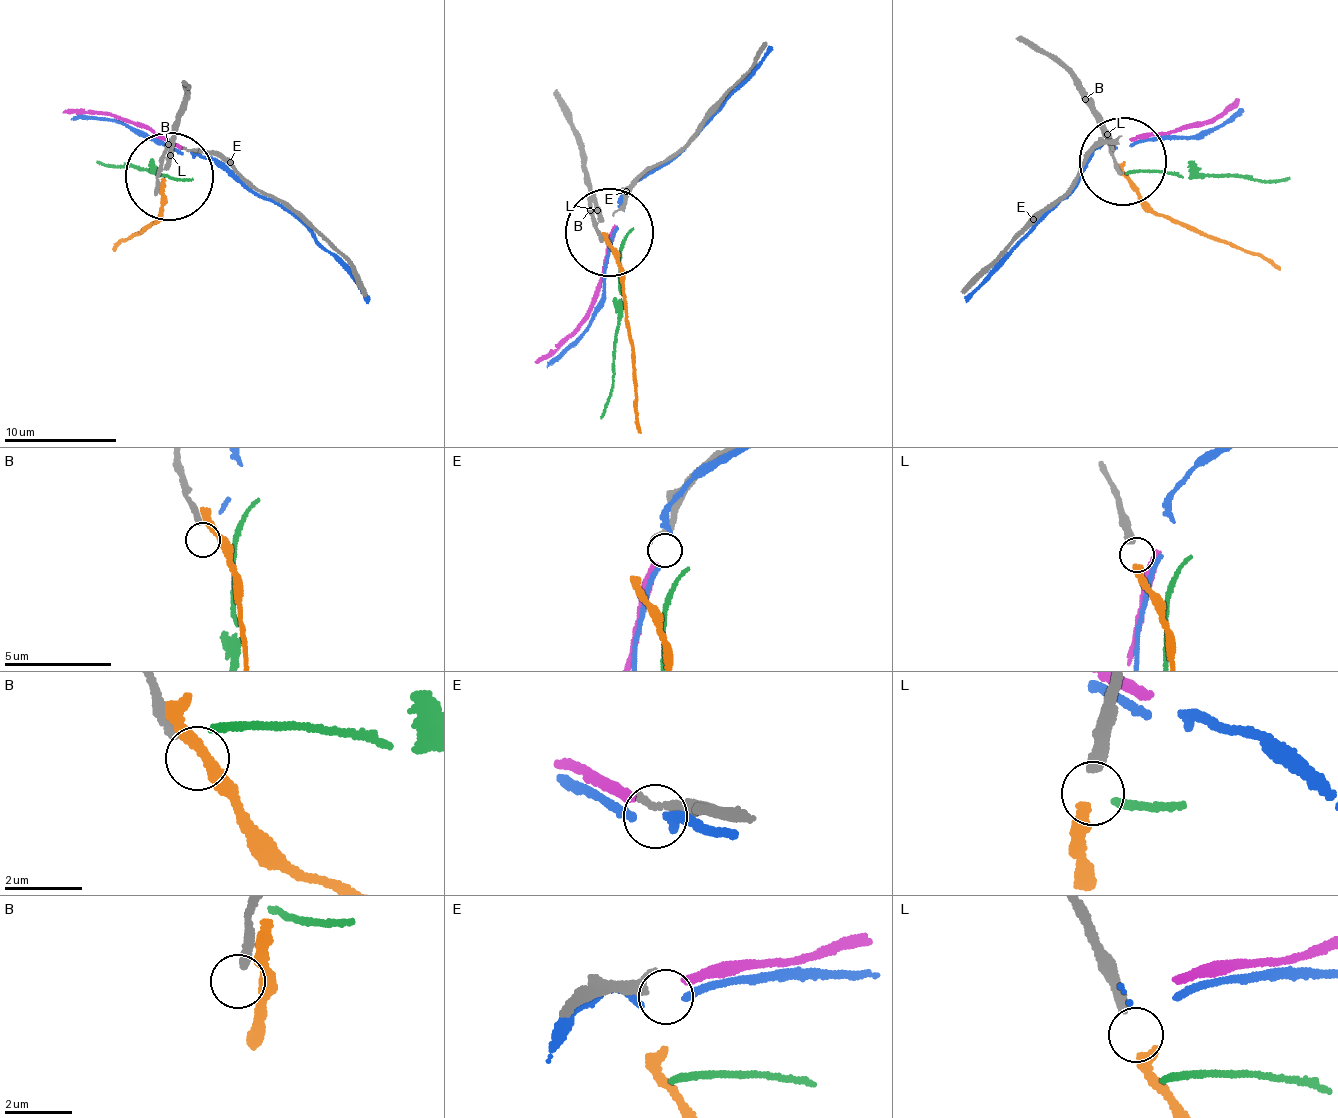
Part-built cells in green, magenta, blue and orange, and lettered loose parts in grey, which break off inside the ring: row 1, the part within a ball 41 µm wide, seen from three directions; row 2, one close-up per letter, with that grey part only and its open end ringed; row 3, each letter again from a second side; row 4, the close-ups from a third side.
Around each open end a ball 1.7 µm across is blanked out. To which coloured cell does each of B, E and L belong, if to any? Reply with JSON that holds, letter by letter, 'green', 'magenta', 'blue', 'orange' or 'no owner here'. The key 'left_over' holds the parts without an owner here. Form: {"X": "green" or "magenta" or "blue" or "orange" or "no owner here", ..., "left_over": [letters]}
{"B": "no owner here", "E": "magenta", "L": "orange", "left_over": ["B"]}

